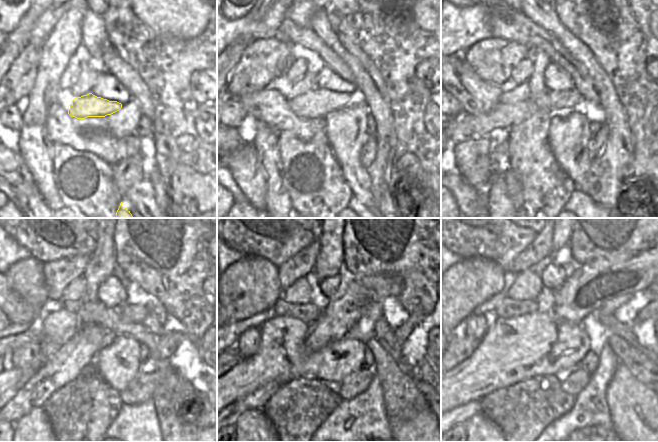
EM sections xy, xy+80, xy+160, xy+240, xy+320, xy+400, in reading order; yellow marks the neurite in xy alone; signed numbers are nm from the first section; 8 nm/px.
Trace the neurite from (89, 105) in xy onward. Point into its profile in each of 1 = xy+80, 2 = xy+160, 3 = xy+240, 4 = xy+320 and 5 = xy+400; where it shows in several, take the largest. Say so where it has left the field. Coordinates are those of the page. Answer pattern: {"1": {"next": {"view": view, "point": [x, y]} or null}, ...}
{"1": {"next": {"view": "xy+80", "point": [318, 102]}}, "2": {"next": {"view": "xy+160", "point": [557, 100]}}, "3": {"next": {"view": "xy+240", "point": [129, 313]}}, "4": {"next": {"view": "xy+320", "point": [363, 331]}}, "5": {"next": {"view": "xy+400", "point": [598, 334]}}}

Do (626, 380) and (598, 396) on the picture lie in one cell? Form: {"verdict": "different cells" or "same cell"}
{"verdict": "different cells"}

